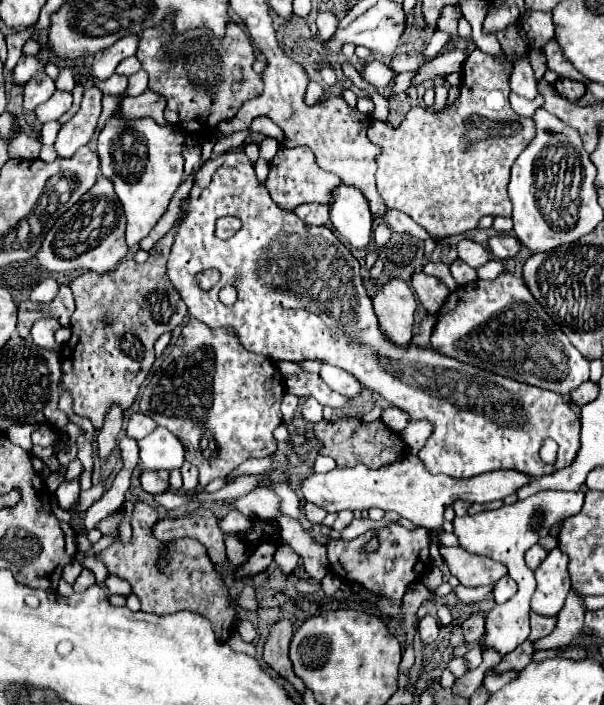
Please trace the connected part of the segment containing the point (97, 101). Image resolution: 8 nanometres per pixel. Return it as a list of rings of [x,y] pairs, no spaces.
[[[87,87],[79,113],[61,125],[55,141],[55,149],[61,157],[73,157],[79,147],[91,141],[101,115],[101,97],[99,89]]]

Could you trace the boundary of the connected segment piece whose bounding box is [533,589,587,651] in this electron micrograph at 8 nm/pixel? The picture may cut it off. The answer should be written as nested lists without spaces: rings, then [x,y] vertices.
[[[573,589],[567,595],[567,601],[563,605],[563,609],[557,613],[557,627],[551,635],[533,641],[535,651],[539,649],[559,649],[559,647],[567,647],[573,643],[573,639],[577,635],[581,635],[583,629],[583,615],[585,615],[585,603],[583,603],[583,595],[575,593]]]

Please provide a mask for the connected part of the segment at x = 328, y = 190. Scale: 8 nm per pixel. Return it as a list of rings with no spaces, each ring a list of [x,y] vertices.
[[[285,147],[285,149],[279,149],[279,153],[269,163],[269,177],[267,177],[265,187],[279,207],[293,211],[297,205],[303,205],[303,203],[323,203],[323,205],[327,205],[333,189],[339,187],[339,183],[341,183],[339,177],[319,169],[311,149],[307,149],[307,147],[287,149]]]

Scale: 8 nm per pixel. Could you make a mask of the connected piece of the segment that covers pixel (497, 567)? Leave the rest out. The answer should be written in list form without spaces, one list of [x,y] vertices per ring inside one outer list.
[[[441,547],[441,557],[447,563],[451,575],[455,575],[465,587],[491,585],[507,575],[507,567],[503,563],[491,561],[485,555],[467,553],[461,547]]]

